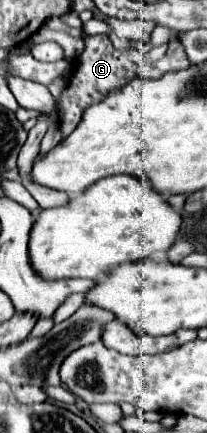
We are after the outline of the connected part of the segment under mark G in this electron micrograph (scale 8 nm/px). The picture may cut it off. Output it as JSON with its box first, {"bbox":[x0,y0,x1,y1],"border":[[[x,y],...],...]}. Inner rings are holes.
{"bbox":[60,35,190,137],"border":[[[92,35],[92,37],[88,37],[84,51],[74,61],[74,71],[70,75],[68,87],[62,91],[62,97],[60,97],[62,99],[62,109],[64,109],[64,117],[62,117],[60,127],[62,127],[64,137],[68,137],[76,129],[76,125],[80,123],[82,113],[86,111],[86,107],[102,101],[112,89],[118,89],[118,87],[126,85],[128,81],[132,81],[136,77],[157,79],[164,73],[170,73],[170,71],[182,71],[182,69],[186,69],[186,65],[190,65],[190,63],[188,63],[188,57],[184,53],[184,47],[182,47],[180,39],[170,41],[168,51],[161,60],[150,62],[143,55],[140,55],[140,51],[134,49],[134,47],[116,49],[108,35]]]}

